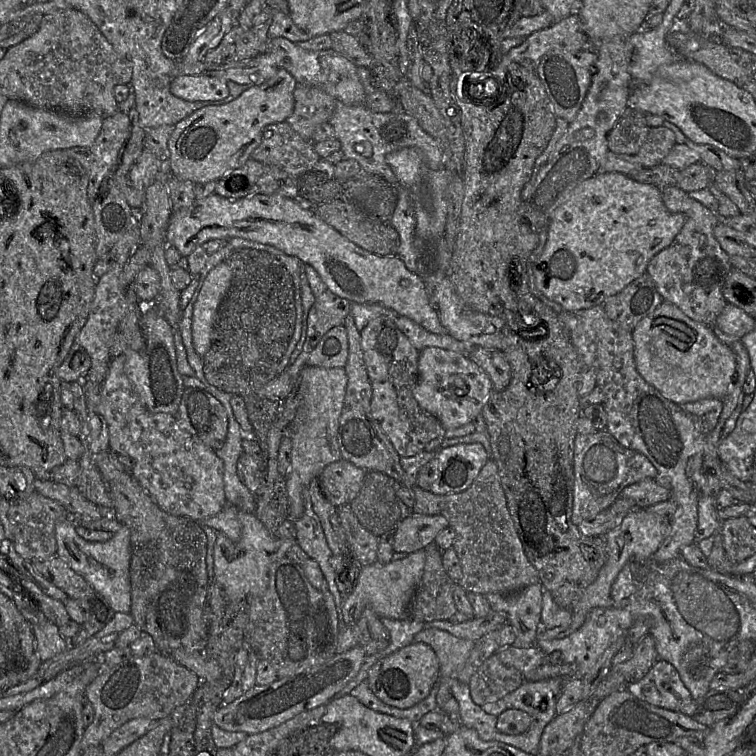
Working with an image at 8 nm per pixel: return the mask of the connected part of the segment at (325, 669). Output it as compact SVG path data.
M361 646L338 653L320 666L293 677L279 678L269 685L255 685L213 715L213 723L229 732L257 734L275 728L299 713L326 705L359 672L366 654Z

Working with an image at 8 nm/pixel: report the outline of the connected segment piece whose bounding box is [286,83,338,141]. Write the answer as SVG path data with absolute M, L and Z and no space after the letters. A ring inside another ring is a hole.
M299 83L294 90L293 113L286 122L302 138L312 141L315 129L329 122L337 102L322 89Z

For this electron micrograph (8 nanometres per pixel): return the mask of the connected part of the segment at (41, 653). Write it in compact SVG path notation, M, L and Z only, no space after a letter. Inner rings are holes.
M49 620L32 622L31 628L35 636L35 649L41 662L49 660L71 646L70 641L62 637L59 628Z

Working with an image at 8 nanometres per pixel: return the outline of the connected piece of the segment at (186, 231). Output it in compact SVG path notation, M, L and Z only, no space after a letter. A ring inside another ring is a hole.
M214 193L204 199L195 200L190 207L173 211L166 231L167 244L175 247L182 257L189 256L197 246L202 246L207 241L232 238L243 238L270 245L286 255L298 258L303 264L314 267L328 290L352 303L381 304L410 318L431 333L448 334L447 329L440 323L436 309L429 301L420 275L410 272L396 255L379 256L360 248L329 226L313 209L301 207L295 199L264 194L255 194L241 199L227 199Z

